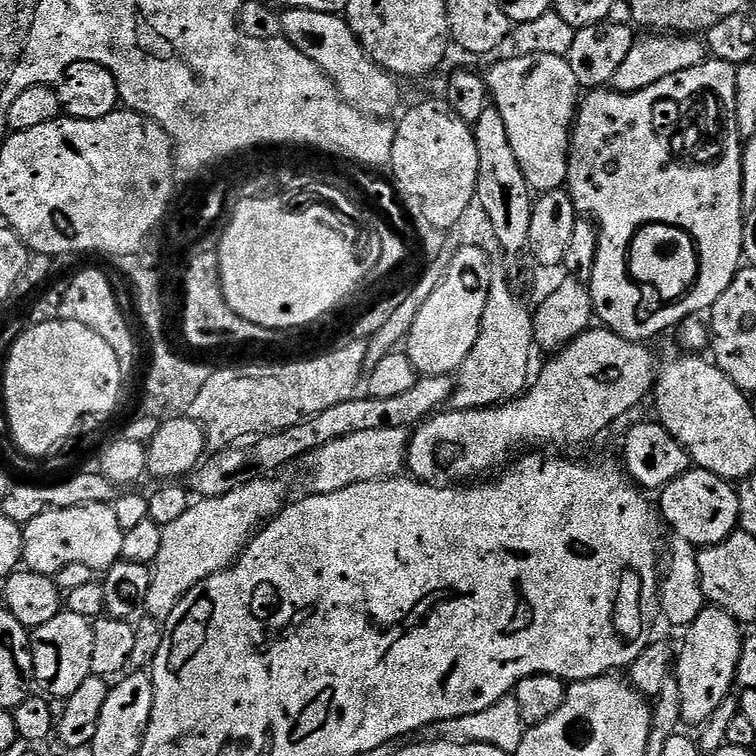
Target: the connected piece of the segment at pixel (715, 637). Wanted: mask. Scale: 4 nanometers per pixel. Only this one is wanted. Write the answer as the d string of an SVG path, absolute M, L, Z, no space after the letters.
M705 606L702 614L686 630L684 649L679 649L674 664L674 678L678 682L678 694L682 694L683 723L703 726L722 706L728 695L734 692L736 671L740 661L740 651L745 637L740 636L742 625L726 610L715 606Z

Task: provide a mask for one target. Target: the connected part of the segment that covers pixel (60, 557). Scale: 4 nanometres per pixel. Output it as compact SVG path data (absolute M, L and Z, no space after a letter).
M111 503L55 508L38 514L38 518L23 525L23 530L23 563L30 572L55 577L62 566L70 566L70 562L82 562L82 566L90 566L93 573L103 574L122 557L125 532L122 526L118 526L118 514L114 514Z

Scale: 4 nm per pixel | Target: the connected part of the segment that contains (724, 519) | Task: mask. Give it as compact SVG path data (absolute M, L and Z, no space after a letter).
M695 466L688 469L686 474L674 478L674 482L667 484L659 493L658 512L663 523L668 524L673 529L675 535L686 538L686 542L696 545L697 549L709 548L726 538L730 538L732 533L737 531L740 523L740 493L729 481L718 478L718 474L708 472L704 468Z

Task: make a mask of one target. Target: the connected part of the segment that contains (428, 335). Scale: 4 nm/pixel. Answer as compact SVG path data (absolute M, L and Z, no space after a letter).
M468 244L465 248L457 247L446 276L436 287L434 294L426 298L426 303L422 305L422 310L418 310L412 329L408 332L406 351L410 362L420 376L447 376L459 370L462 362L466 362L466 354L470 354L470 350L474 350L474 342L478 342L482 314L486 310L486 298L490 294L493 279L492 264L488 261L487 254L478 245Z

